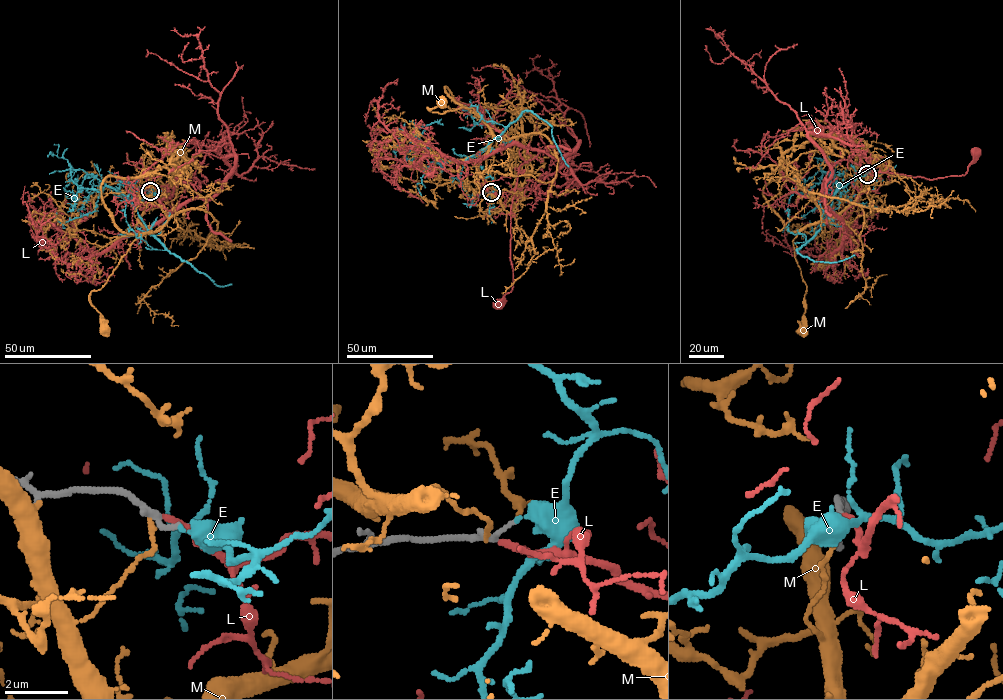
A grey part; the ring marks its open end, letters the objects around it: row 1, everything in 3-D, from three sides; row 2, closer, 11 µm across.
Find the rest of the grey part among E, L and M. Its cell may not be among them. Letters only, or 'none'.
L

